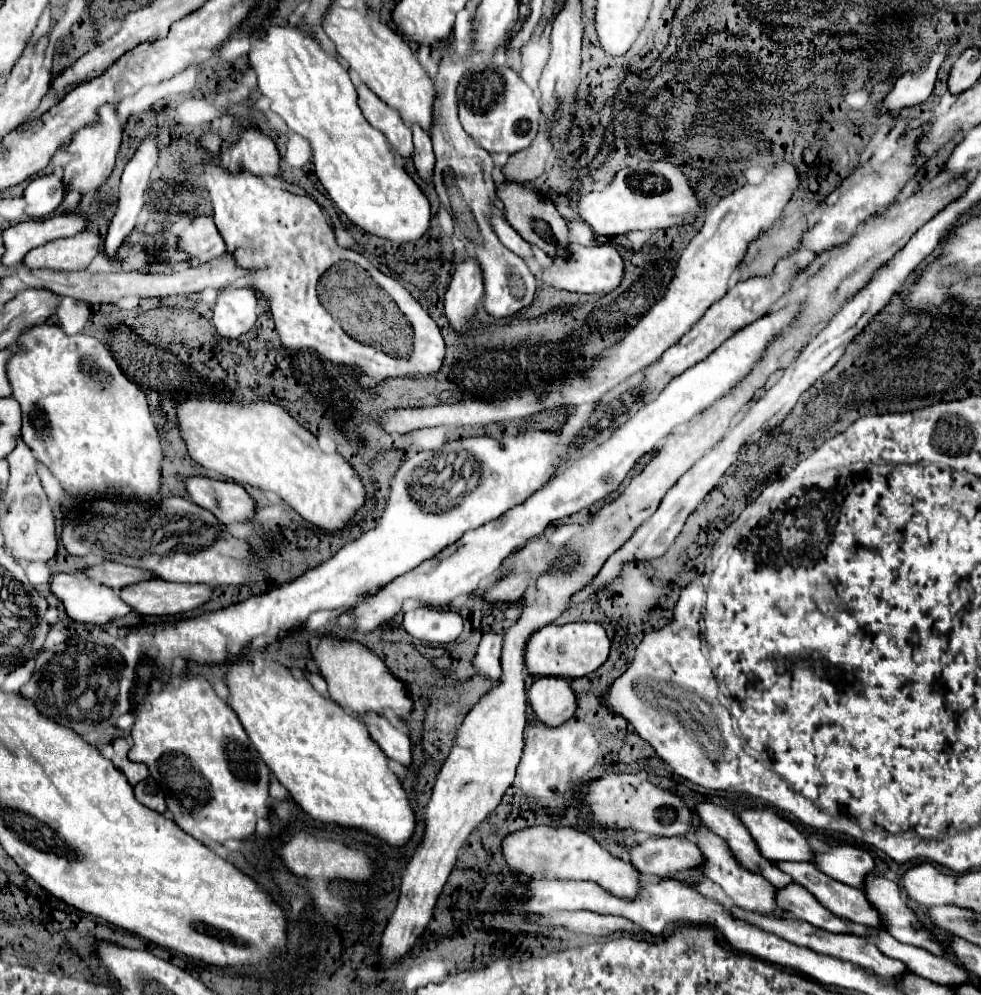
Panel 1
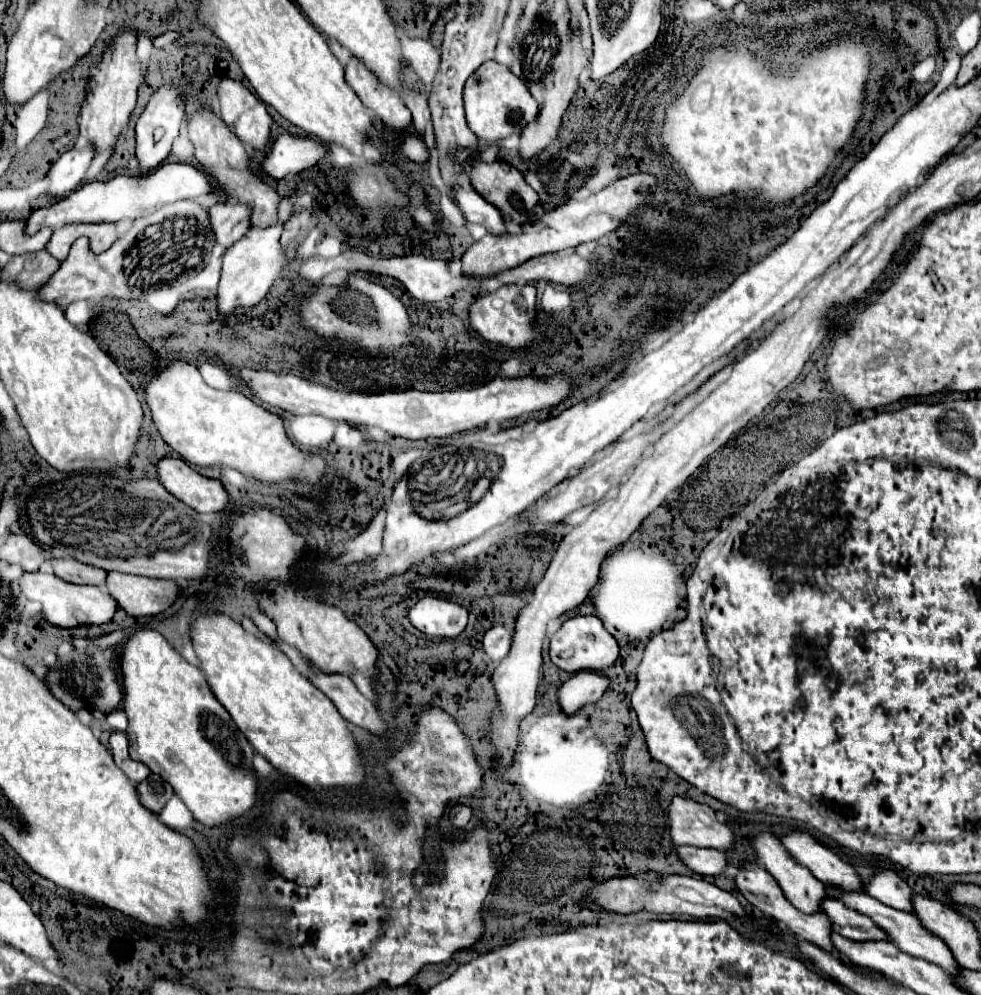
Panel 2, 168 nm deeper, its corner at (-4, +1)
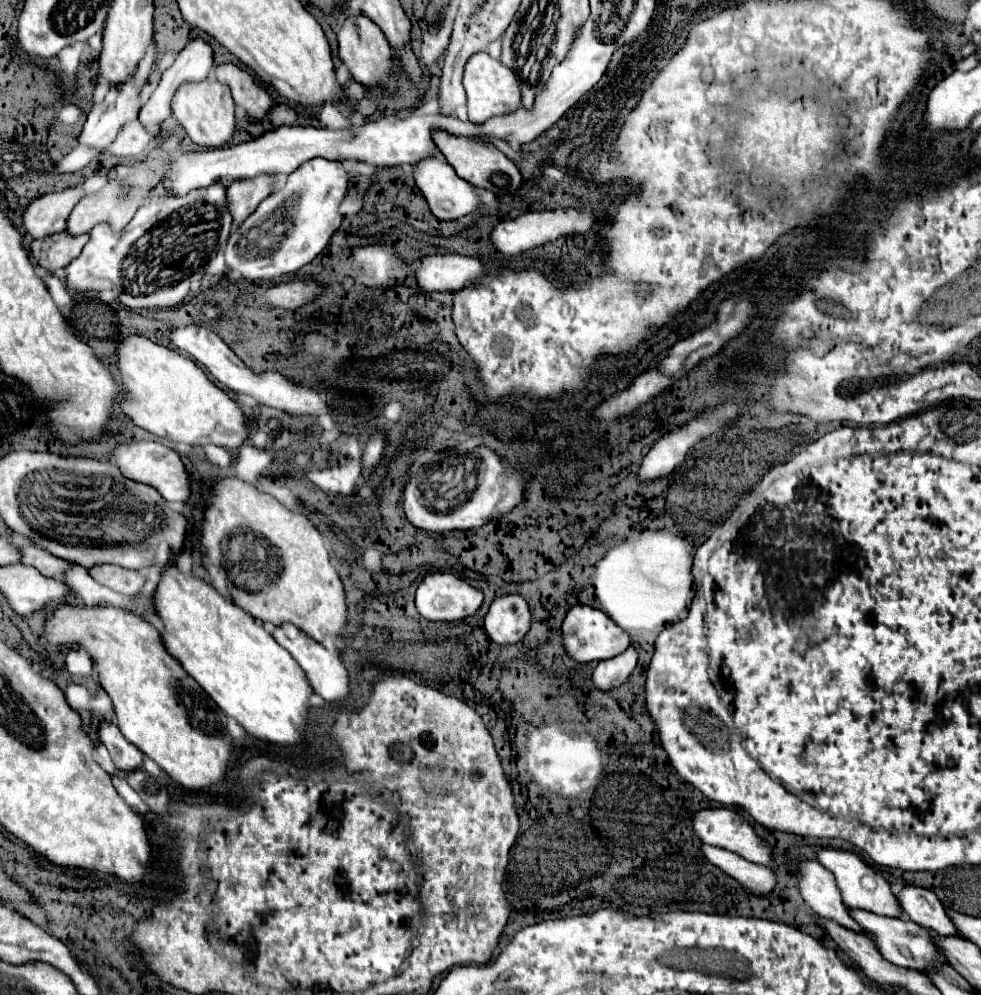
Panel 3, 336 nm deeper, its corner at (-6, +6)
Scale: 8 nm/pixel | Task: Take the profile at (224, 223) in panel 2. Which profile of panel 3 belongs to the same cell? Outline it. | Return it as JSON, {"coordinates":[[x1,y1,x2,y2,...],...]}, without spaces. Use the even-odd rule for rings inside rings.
{"coordinates":[[258,175,258,179,250,179,246,183,232,183,226,189,226,209,232,215,234,223,242,223,250,217,256,207,272,193,274,177]]}

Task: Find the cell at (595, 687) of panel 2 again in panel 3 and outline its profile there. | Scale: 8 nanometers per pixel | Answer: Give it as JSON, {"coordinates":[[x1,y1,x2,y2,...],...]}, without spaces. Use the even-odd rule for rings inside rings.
{"coordinates":[[628,647,624,653,616,655,612,659,600,661,596,665,590,681,600,691,610,691,614,687,620,687,630,677,630,673,634,671,636,661,638,661,638,655,636,655,634,647]]}

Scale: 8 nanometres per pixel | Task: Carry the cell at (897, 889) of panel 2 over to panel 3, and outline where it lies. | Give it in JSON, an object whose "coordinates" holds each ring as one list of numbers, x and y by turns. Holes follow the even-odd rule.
{"coordinates":[[904,885,896,899,902,911,918,925,936,931,938,935,956,935,954,925,950,923,948,915,944,913,942,903,930,889,922,889,916,885]]}

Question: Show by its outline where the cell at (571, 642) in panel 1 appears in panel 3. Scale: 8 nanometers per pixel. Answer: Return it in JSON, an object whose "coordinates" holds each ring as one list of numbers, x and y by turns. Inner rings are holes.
{"coordinates":[[574,605,564,623,562,623,562,637,564,637,564,649,570,659,576,663,590,663,590,661,602,661,616,657,624,653,630,647,630,637,624,633,618,625,612,623,610,617,606,617,600,609,586,607,586,605]]}

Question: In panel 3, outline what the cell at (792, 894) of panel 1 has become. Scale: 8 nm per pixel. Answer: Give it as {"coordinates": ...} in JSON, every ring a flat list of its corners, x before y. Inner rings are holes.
{"coordinates":[[848,909,850,917,866,931,866,935,870,939,874,939,876,949,880,951,880,955,884,959,888,959,894,965,900,967,908,967,908,969,920,969,924,971,926,967,932,967,936,963,944,963,946,959,942,959,942,955,938,955,934,943,932,943,932,935,928,929,916,925,910,919,902,919,902,917,882,917,882,915,874,915,870,911,862,911,862,909]]}

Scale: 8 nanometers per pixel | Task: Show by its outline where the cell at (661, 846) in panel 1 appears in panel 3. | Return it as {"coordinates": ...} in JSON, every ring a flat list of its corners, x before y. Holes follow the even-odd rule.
{"coordinates":[[702,845,702,853,712,865,716,865,724,873,728,873,730,877,740,881,748,893,768,895,774,889,776,879,768,867,750,863,750,861,730,853,730,851,722,851,720,847]]}

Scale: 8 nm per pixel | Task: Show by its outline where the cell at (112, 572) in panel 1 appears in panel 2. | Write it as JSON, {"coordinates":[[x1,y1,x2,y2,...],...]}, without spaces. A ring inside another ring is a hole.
{"coordinates":[[50,560,50,566,52,566,52,572,66,580,66,582,72,582,72,584,96,584,96,586,102,586,106,582,106,570,100,570,100,568,92,568,92,566,86,566,78,560]]}

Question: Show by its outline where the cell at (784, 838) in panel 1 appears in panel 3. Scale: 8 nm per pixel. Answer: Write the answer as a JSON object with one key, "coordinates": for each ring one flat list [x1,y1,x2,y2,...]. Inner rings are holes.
{"coordinates":[[822,849,818,853,818,861,834,875,836,879,836,887,840,889,842,901,848,907,858,907,858,909,866,909,872,911,876,915,888,915,888,917,900,917,902,909,898,907,898,901,894,899,894,893,890,891,888,881,884,881,884,877,880,877,874,869,870,869,856,853,848,853,848,851,838,851,838,849],[872,875,872,879,876,881,876,889,866,889,862,885,862,877]]}

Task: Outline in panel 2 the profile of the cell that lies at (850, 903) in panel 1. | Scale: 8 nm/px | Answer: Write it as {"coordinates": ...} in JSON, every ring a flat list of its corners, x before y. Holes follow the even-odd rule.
{"coordinates":[[828,890,828,896,838,898,838,900,842,900,846,906,856,908,858,912,870,916,870,918,892,938,892,942,896,942,896,946,898,946,902,952,906,952,906,954,910,954,910,956,916,956,916,958,922,958,922,960,928,960,928,962,932,962,932,964,938,964,938,966,944,968,948,974,958,976,958,972,960,972,962,966,960,966,960,964,956,962,956,958,952,956,950,948,948,948,948,946,944,944,944,940,940,940,936,934,928,932,928,928,924,928,924,926,920,924,920,920,918,920,914,914,900,912,900,910,896,910,896,908,884,906,884,904,880,904,876,898,872,898,872,896,868,896,868,894,846,892,846,894,838,896,838,892,834,892,834,890,830,892,830,890]]}

